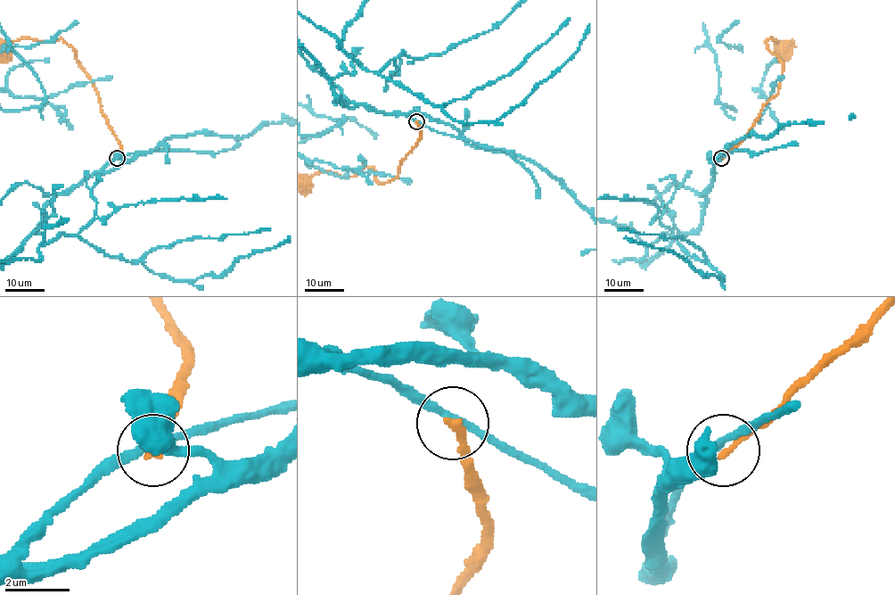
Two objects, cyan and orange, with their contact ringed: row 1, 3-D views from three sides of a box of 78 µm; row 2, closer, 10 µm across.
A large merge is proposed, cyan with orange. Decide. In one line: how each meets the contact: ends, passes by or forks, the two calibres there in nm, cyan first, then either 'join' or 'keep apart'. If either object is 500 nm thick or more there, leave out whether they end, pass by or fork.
cyan passes by; orange ends; calibres 240 and 240 nm; keep apart

